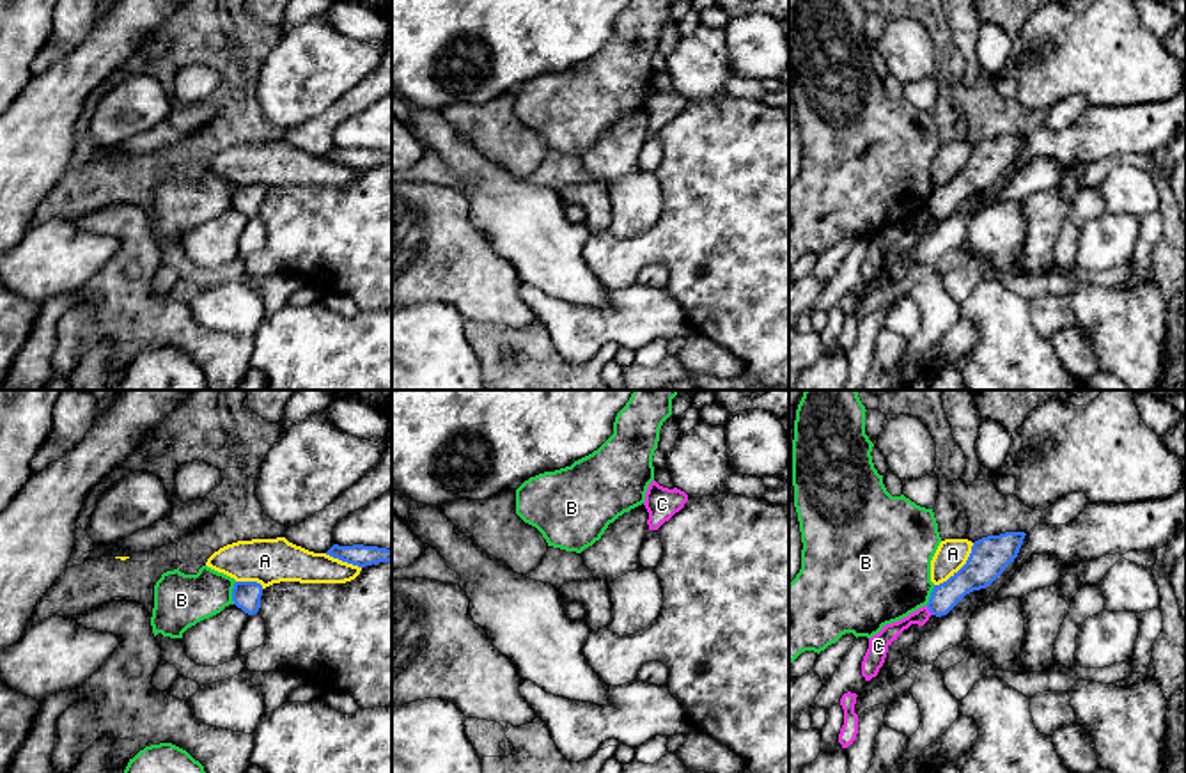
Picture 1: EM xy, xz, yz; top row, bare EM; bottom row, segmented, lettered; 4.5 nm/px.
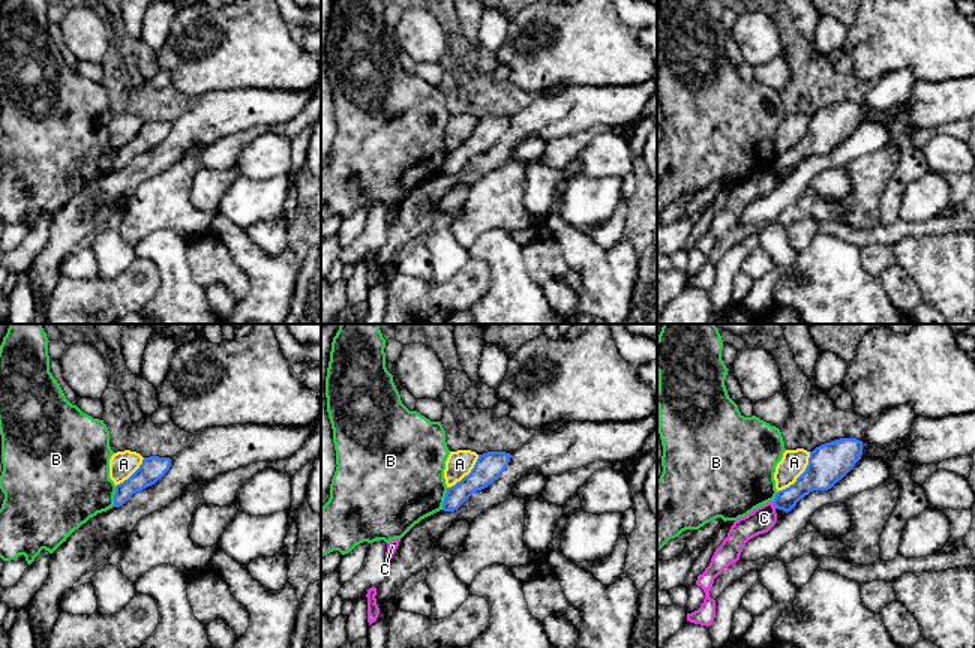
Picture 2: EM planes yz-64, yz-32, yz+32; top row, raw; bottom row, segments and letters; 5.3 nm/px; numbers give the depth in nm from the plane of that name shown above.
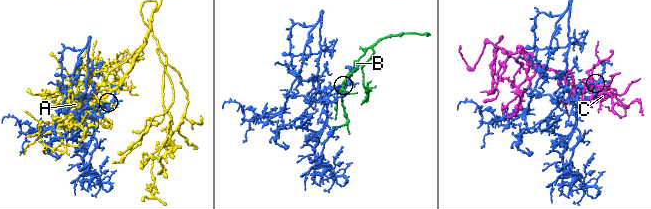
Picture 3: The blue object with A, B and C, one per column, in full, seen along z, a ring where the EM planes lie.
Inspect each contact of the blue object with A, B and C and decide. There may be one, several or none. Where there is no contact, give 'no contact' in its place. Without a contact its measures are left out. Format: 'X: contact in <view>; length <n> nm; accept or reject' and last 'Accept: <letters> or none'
A: contact in yz; length 260 nm; reject
B: contact in xy; length 110 nm; reject
C: contact in yz; length 50 nm; reject
Accept: none

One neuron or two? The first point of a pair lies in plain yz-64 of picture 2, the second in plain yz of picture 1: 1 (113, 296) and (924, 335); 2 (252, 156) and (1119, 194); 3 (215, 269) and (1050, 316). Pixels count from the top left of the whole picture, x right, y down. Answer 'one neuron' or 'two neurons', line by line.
1: two neurons
2: one neuron
3: one neuron

